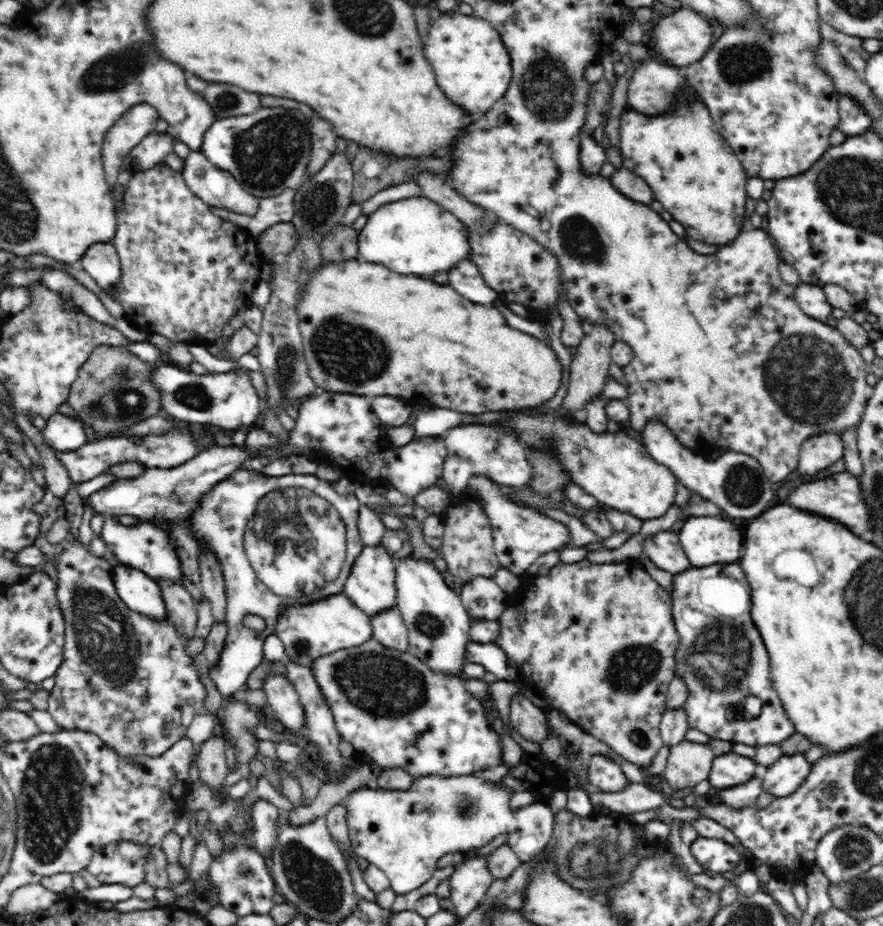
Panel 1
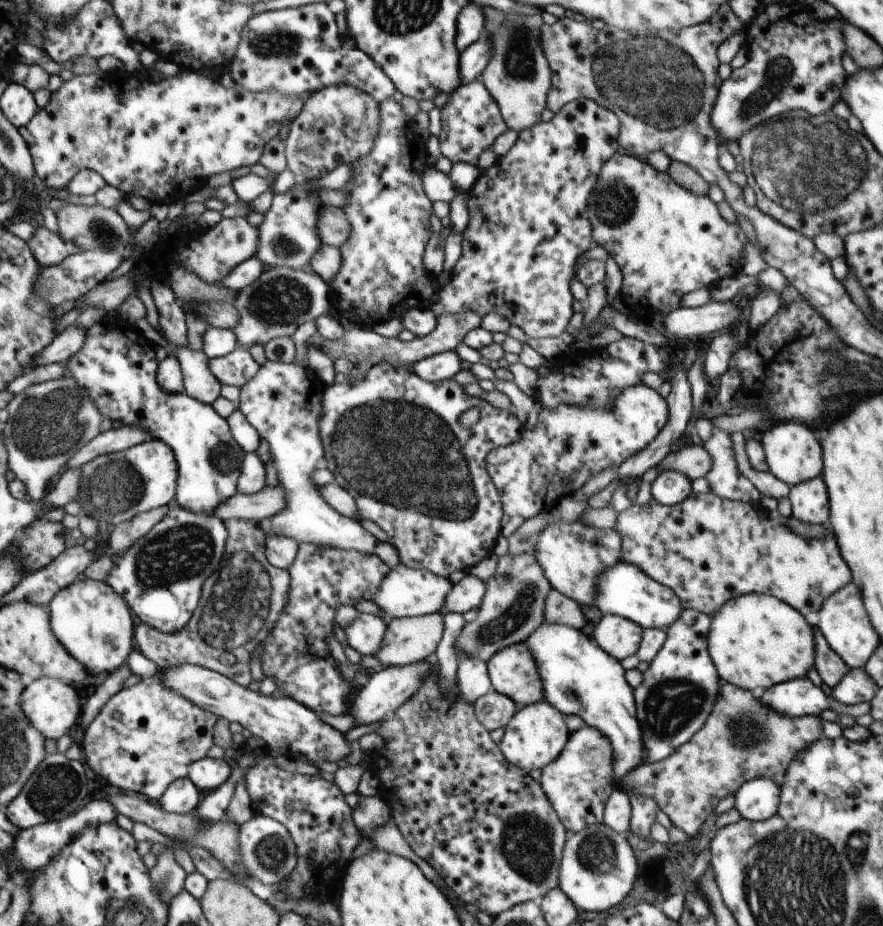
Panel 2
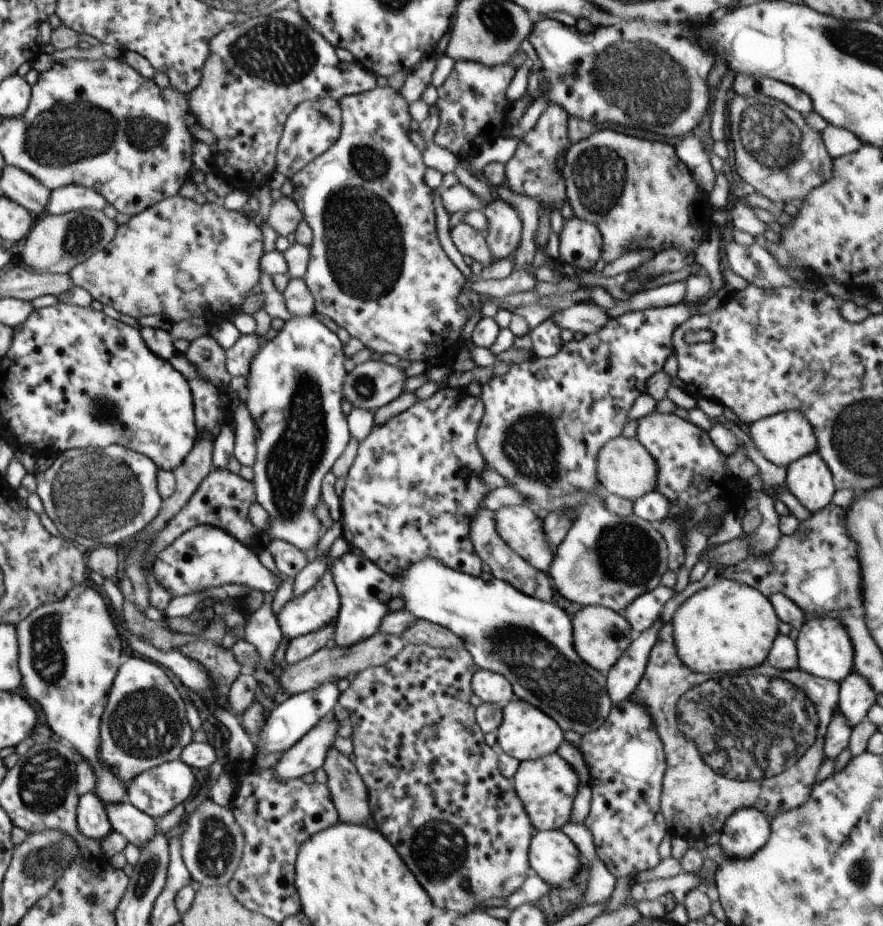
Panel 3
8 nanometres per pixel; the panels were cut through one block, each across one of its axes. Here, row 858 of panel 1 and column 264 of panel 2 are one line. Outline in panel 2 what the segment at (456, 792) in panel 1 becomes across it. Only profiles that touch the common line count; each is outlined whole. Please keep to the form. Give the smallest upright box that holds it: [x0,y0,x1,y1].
[239,358,380,554]

